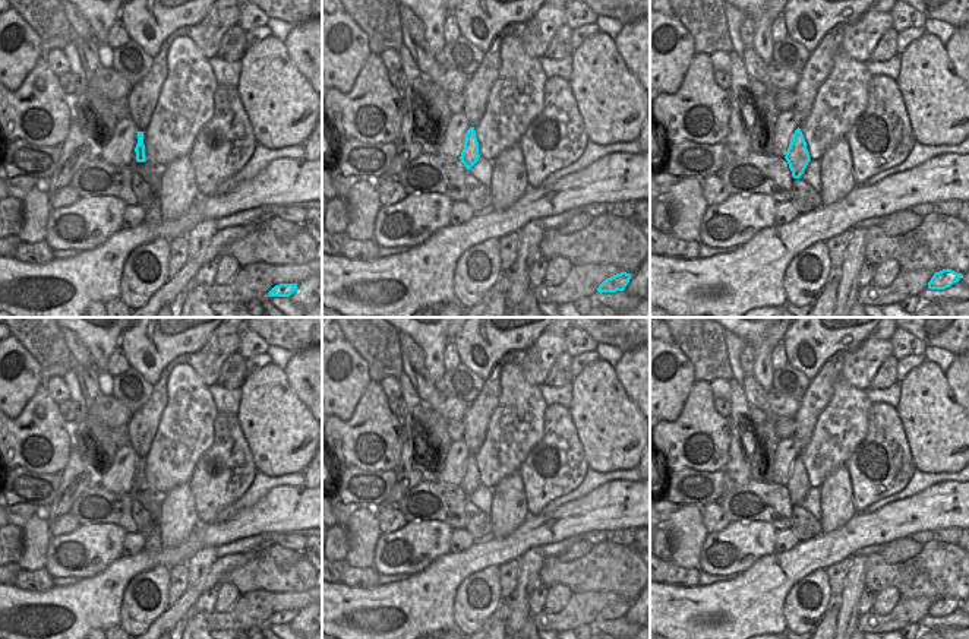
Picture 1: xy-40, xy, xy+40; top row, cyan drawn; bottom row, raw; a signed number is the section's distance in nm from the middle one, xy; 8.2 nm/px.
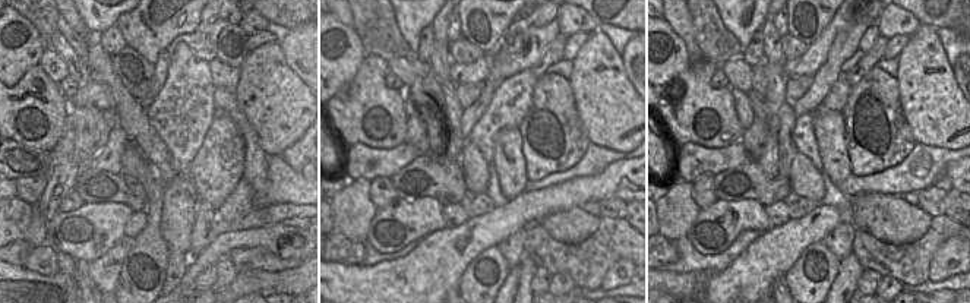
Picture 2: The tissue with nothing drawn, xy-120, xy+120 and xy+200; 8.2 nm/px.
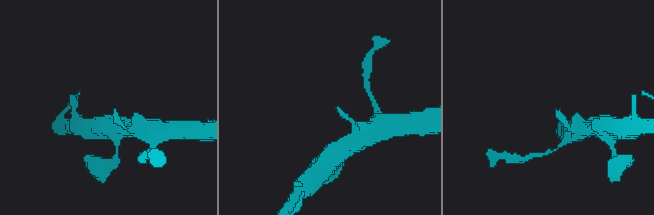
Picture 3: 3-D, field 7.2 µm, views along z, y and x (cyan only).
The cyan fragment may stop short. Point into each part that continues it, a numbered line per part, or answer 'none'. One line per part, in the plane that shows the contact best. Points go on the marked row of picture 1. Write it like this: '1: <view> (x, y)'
none

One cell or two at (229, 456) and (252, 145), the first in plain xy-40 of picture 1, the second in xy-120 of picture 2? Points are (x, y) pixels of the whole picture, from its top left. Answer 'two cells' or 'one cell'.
two cells

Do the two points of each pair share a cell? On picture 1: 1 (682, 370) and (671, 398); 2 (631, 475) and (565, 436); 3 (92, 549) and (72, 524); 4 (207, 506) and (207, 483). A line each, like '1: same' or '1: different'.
1: same
2: different
3: different
4: same

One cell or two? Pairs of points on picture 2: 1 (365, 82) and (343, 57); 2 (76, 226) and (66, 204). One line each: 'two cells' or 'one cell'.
1: two cells
2: two cells

